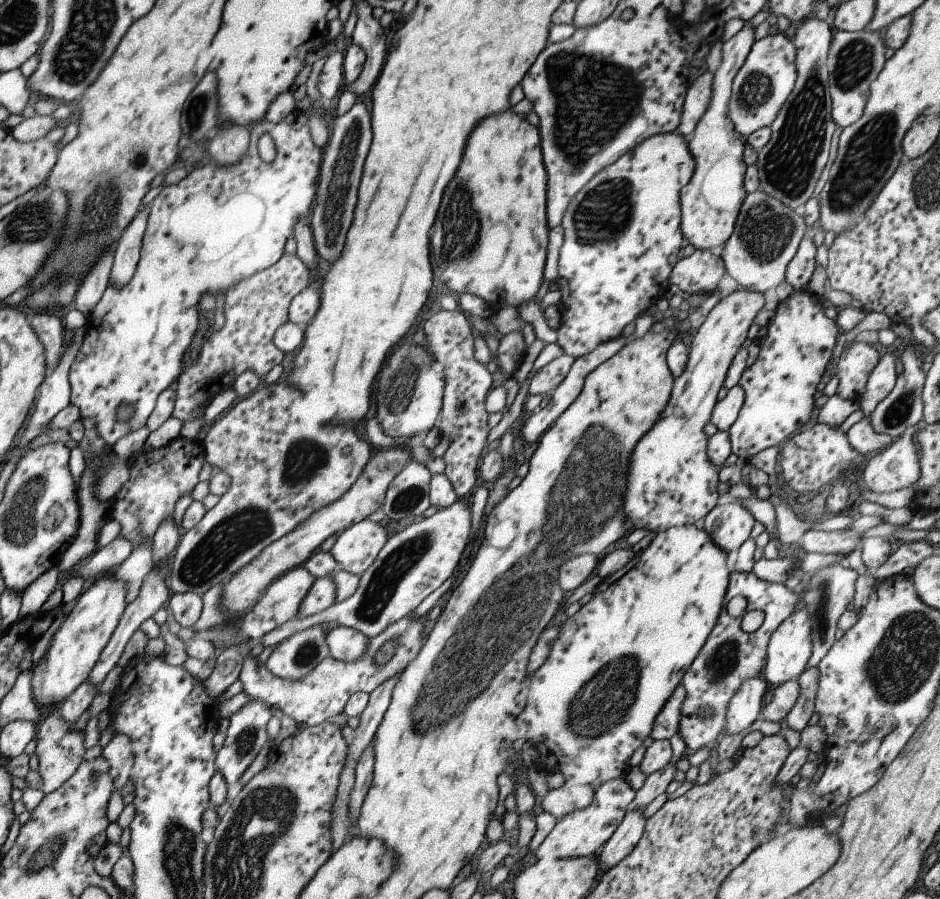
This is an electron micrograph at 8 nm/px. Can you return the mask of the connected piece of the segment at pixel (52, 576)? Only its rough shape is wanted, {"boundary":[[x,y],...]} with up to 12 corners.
{"boundary":[[59,568],[46,570],[19,594],[19,618],[37,614],[59,584]]}

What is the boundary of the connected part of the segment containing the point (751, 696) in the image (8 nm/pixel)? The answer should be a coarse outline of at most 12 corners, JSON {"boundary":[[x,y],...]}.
{"boundary":[[748,678],[728,702],[721,736],[737,734],[759,718],[767,688]]}

